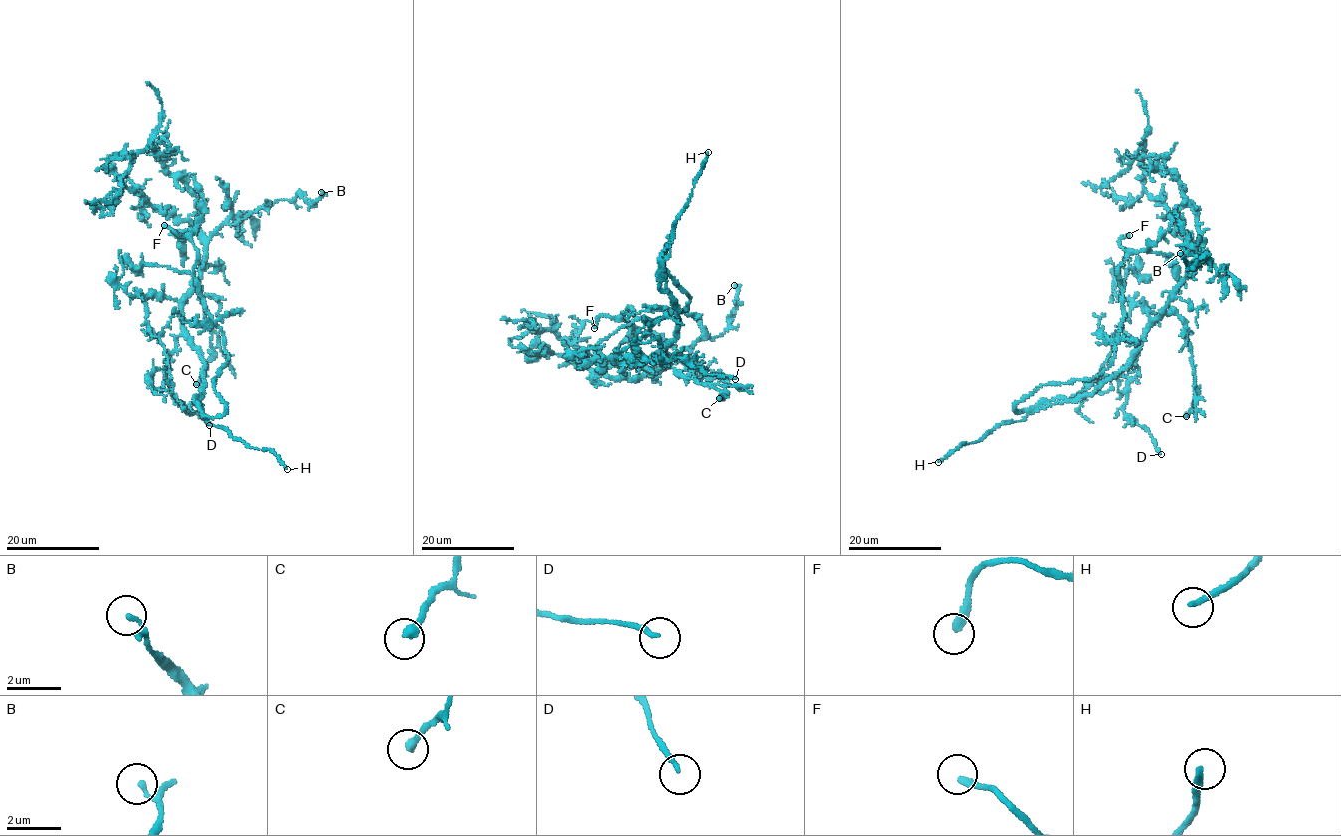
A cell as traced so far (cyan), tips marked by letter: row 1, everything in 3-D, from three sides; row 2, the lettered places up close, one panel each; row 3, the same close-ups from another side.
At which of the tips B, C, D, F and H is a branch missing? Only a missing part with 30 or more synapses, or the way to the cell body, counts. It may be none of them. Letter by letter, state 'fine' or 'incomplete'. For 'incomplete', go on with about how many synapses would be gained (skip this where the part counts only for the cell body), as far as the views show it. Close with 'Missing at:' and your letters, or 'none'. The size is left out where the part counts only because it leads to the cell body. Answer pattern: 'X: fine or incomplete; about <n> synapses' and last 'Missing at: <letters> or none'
B: fine
C: fine
D: fine
F: incomplete; about 35 synapses
H: incomplete
Missing at: F, H

